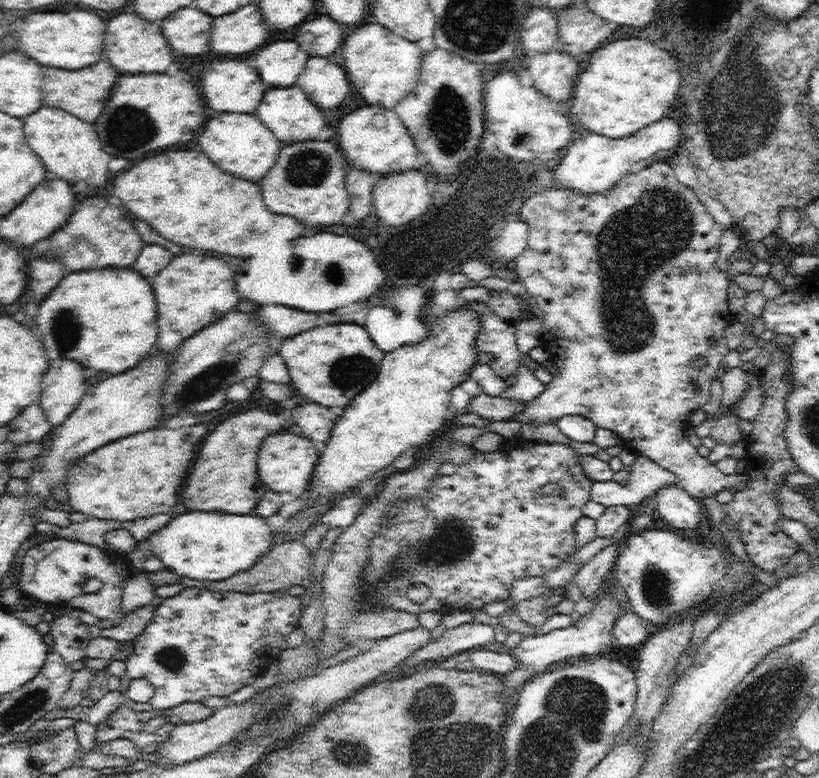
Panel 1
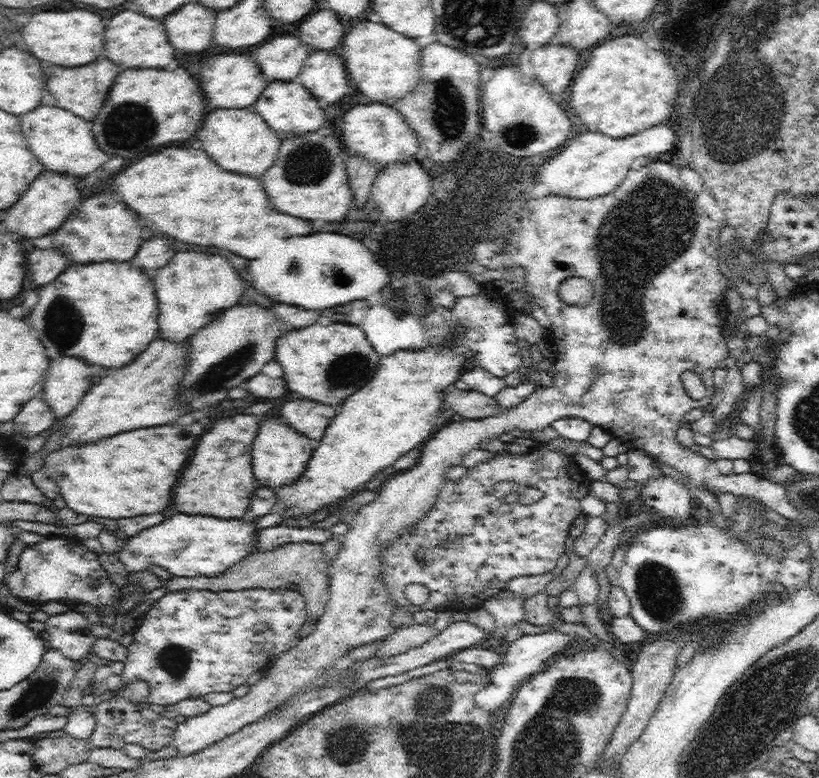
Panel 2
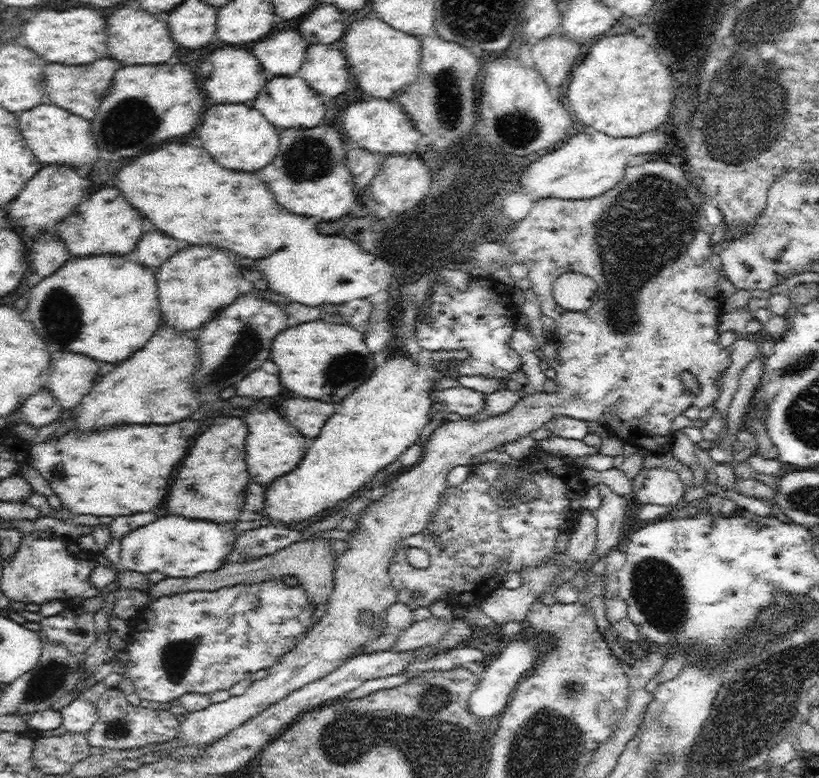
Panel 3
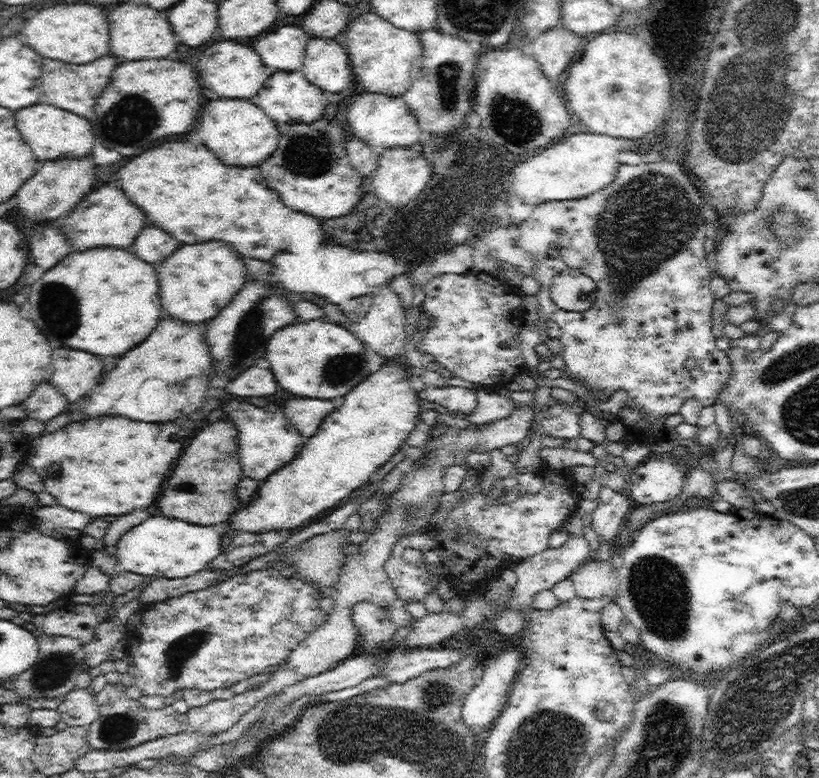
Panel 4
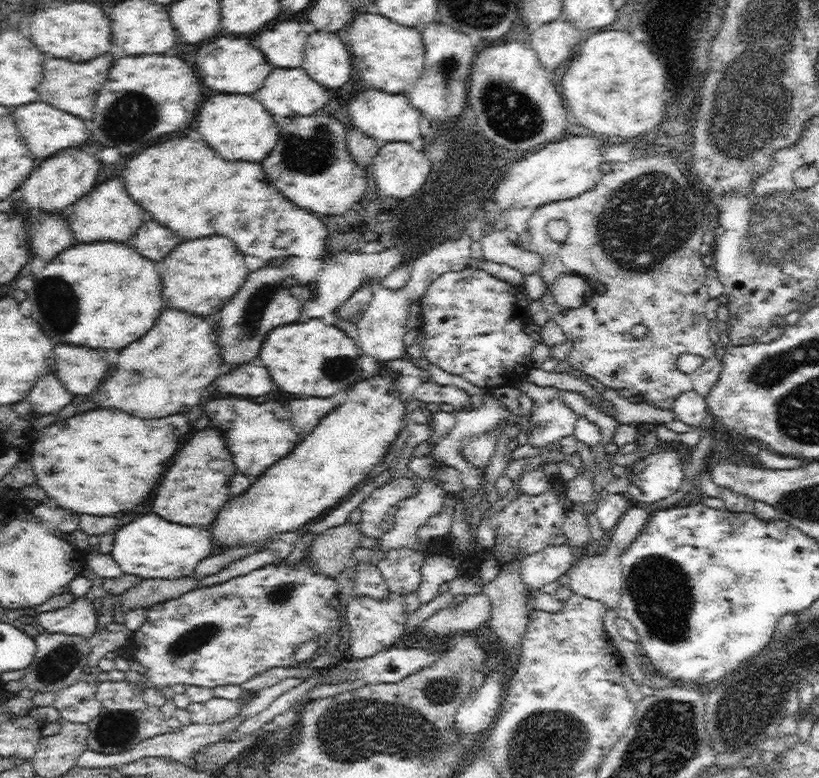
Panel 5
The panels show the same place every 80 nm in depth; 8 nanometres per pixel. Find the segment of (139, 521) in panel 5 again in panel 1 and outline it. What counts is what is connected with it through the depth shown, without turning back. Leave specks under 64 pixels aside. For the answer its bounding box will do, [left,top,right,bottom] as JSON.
[119,512,275,581]

